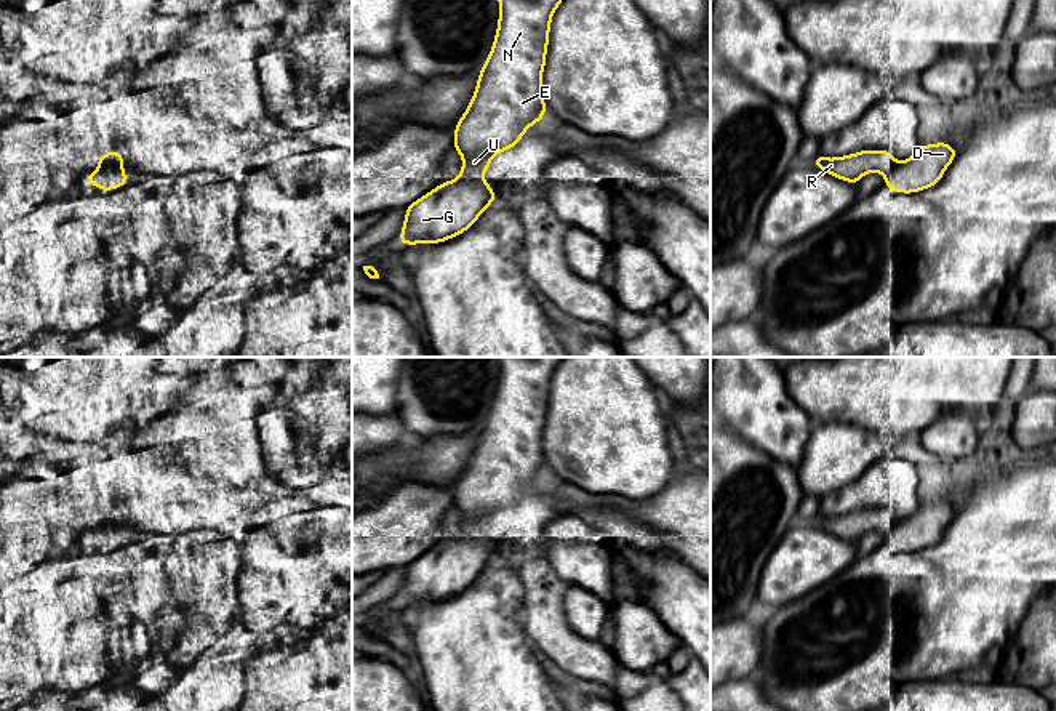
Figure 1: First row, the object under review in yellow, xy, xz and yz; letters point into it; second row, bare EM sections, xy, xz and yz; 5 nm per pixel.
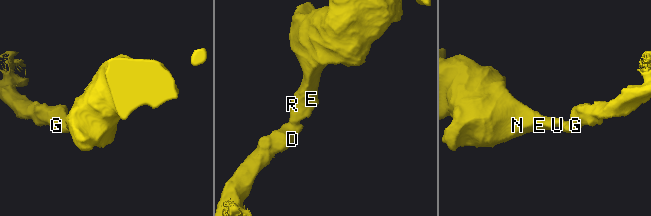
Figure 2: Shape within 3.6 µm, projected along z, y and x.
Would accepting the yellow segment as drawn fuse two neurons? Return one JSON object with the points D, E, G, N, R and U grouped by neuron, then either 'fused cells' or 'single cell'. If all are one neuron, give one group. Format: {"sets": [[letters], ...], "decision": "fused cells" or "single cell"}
{"sets": [["D", "E", "G", "N", "R", "U"]], "decision": "single cell"}

